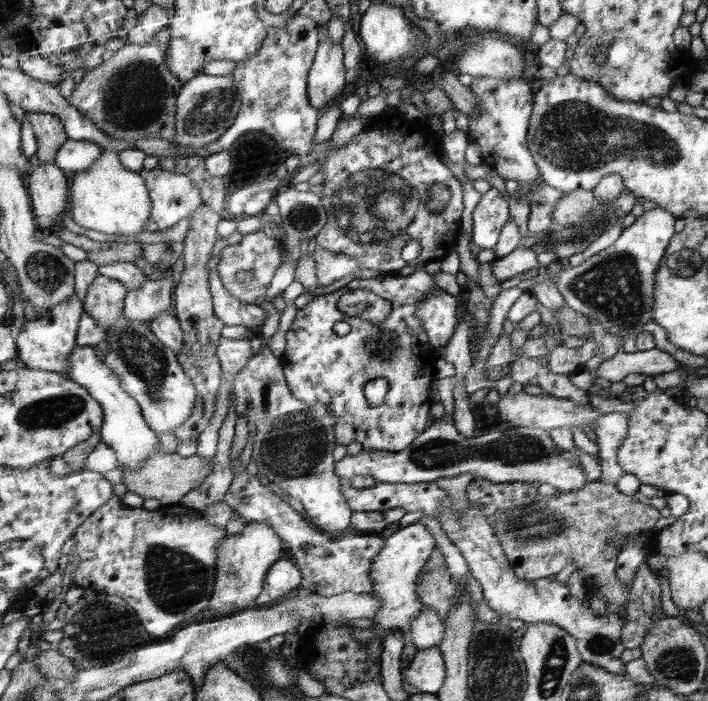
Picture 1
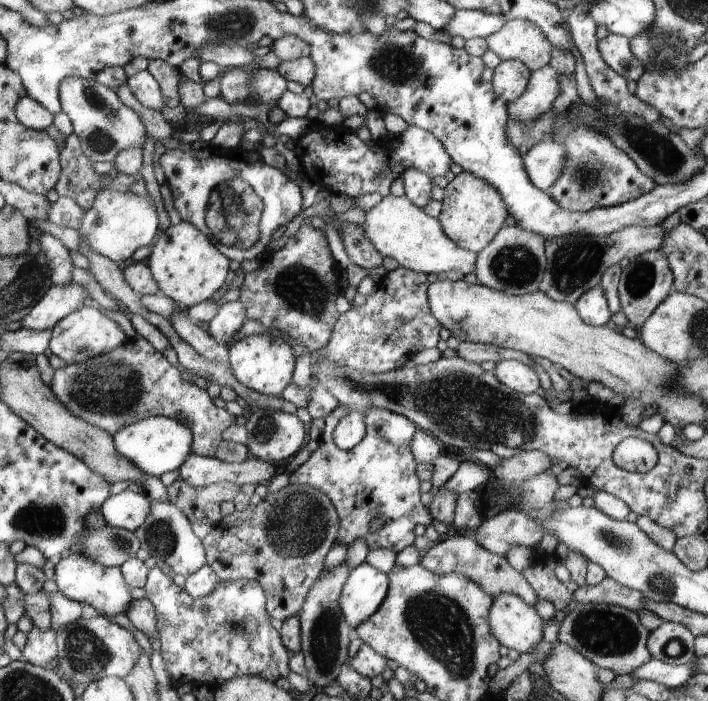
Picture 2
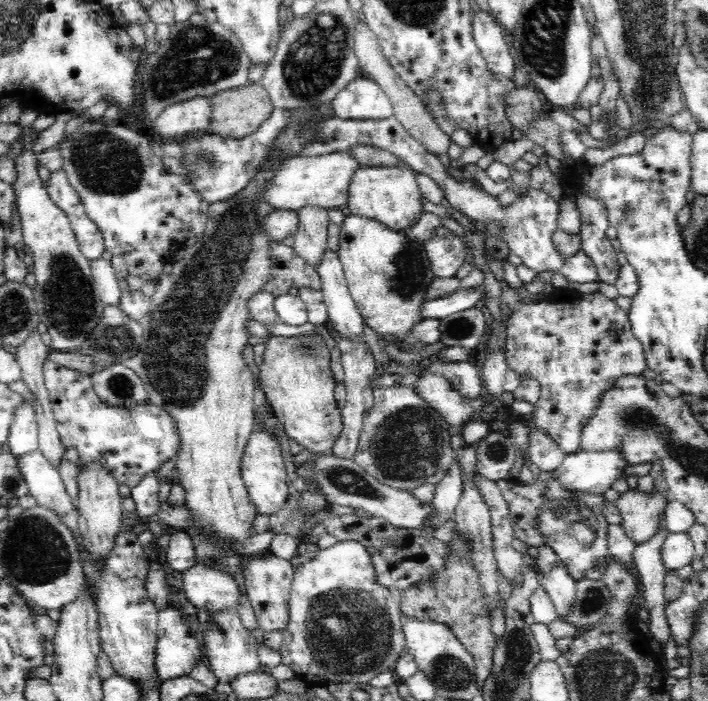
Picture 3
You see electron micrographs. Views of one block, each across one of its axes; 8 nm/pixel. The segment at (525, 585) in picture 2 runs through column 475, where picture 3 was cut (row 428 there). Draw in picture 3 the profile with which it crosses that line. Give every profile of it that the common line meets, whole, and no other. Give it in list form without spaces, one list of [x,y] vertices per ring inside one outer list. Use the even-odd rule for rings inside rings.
[[[569,289],[558,290],[542,298],[542,302],[522,302],[505,320],[507,339],[505,355],[509,368],[530,377],[542,388],[542,396],[534,405],[532,425],[540,428],[566,454],[579,450],[581,428],[588,422],[601,394],[611,387],[616,377],[640,375],[647,369],[642,343],[635,337],[626,313],[615,300],[597,291],[580,294]]]

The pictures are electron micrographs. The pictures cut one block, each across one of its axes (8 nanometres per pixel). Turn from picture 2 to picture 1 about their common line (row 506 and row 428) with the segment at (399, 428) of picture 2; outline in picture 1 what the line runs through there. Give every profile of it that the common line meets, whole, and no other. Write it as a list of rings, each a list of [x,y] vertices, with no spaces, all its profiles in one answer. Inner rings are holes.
[[[425,270],[390,273],[372,279],[353,279],[346,286],[323,296],[314,296],[307,305],[297,310],[291,325],[291,331],[286,333],[286,347],[283,356],[283,372],[291,392],[306,404],[325,404],[329,411],[337,418],[335,424],[335,441],[337,444],[348,445],[360,442],[364,449],[371,451],[400,452],[411,446],[423,434],[428,424],[428,408],[431,407],[430,382],[435,375],[434,363],[439,358],[435,353],[435,346],[426,338],[426,329],[422,320],[415,316],[415,308],[419,302],[426,300],[436,288],[434,275]],[[356,290],[369,290],[384,300],[390,301],[391,313],[379,325],[372,325],[359,317],[348,317],[342,313],[337,302],[343,294]],[[336,322],[348,322],[350,331],[347,335],[339,336],[332,327]],[[385,378],[389,382],[385,404],[372,406],[364,398],[365,384],[369,380]]]

